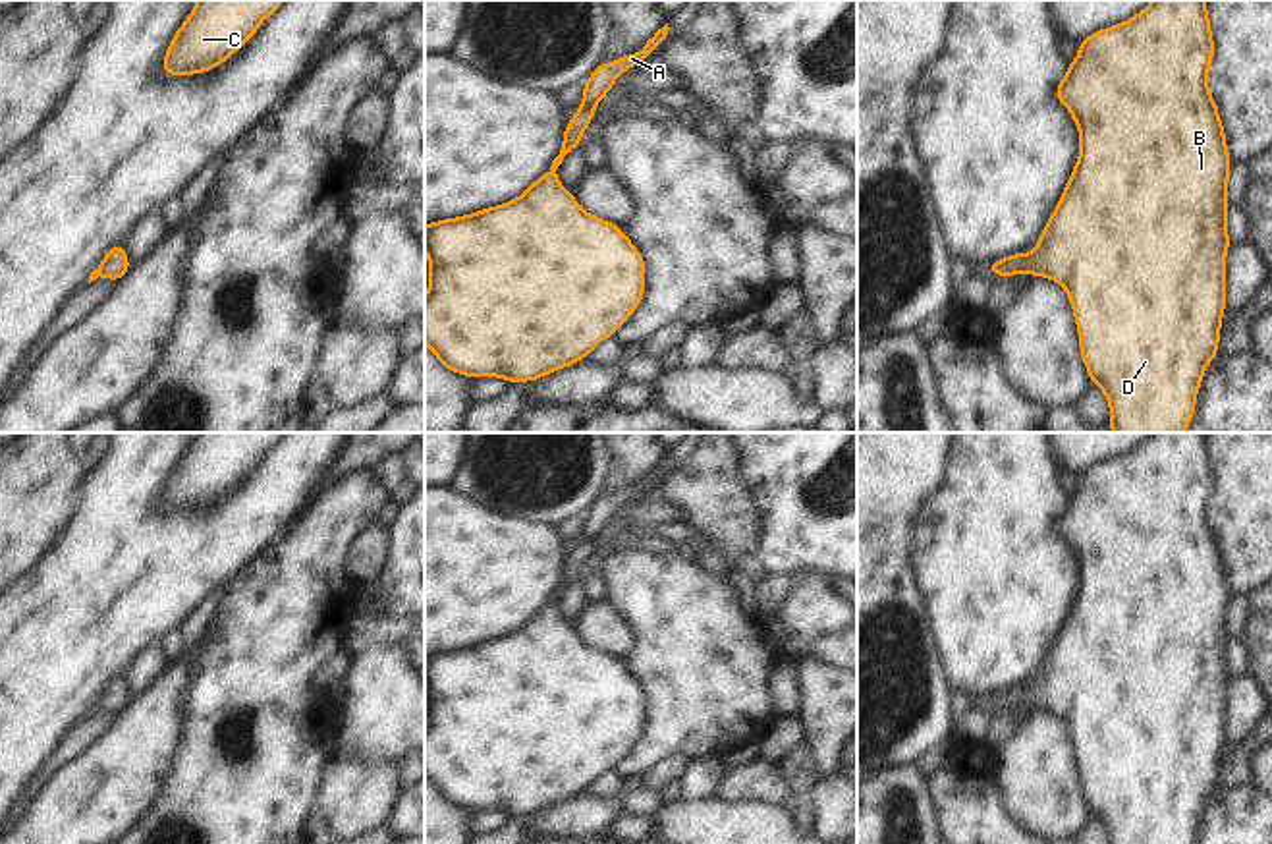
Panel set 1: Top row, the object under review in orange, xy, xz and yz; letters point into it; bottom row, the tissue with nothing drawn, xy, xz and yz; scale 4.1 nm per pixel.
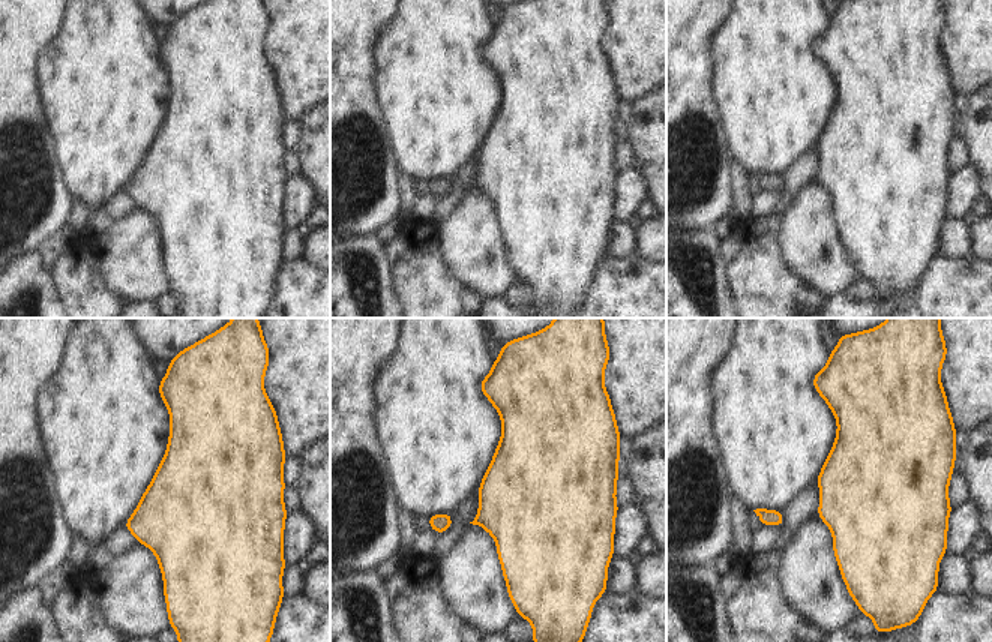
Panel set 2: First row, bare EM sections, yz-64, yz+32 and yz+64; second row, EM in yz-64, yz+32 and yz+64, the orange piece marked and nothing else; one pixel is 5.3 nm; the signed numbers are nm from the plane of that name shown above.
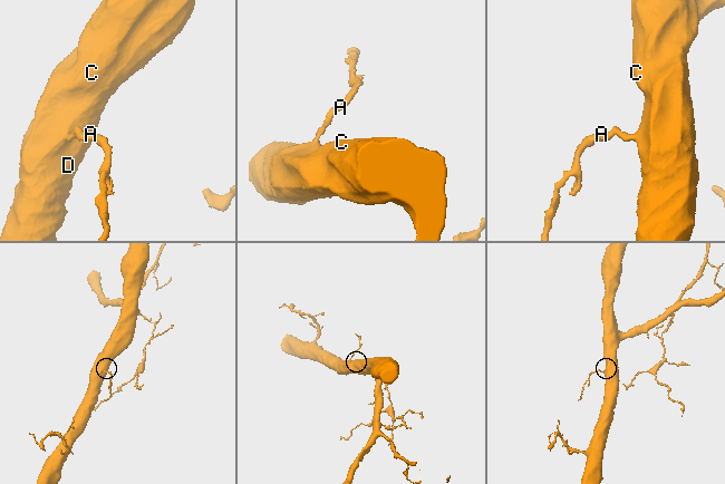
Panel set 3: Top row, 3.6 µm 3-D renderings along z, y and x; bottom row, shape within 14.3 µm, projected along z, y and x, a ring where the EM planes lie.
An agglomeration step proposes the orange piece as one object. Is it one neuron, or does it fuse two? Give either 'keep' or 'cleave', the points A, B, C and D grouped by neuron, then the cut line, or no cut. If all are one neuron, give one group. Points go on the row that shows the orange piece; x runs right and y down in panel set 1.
keep; A B C D; no cut

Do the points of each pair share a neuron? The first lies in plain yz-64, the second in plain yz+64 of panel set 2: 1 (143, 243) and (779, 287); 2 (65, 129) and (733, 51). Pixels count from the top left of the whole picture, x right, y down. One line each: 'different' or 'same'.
1: different
2: same

